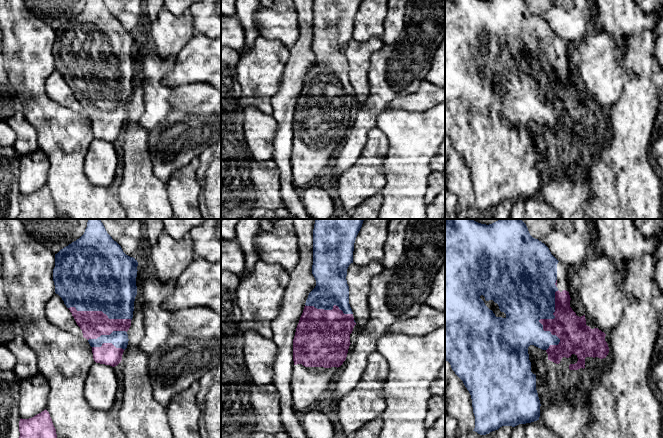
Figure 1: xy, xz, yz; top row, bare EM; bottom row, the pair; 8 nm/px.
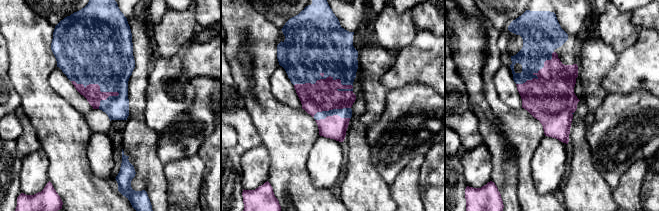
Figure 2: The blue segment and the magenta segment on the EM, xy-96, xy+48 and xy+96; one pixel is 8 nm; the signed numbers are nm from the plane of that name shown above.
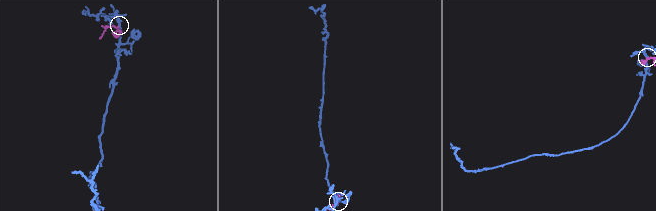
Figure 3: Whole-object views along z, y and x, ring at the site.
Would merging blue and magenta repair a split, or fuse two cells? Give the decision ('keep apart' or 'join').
join

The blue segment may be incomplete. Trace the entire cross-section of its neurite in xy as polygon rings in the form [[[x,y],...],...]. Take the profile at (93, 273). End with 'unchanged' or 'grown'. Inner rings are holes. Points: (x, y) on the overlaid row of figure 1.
[[[88,219],[84,234],[55,254],[55,293],[62,298],[88,340],[96,363],[115,367],[122,360],[137,295],[137,266],[137,260],[123,252],[100,219]]]; grown

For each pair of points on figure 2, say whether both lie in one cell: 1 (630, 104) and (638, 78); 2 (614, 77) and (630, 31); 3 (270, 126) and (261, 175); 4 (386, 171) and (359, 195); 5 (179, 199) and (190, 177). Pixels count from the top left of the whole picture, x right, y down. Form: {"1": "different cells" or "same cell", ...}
{"1": "different cells", "2": "different cells", "3": "different cells", "4": "different cells", "5": "same cell"}

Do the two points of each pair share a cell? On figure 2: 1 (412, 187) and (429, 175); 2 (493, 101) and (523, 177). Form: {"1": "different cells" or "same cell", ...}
{"1": "different cells", "2": "same cell"}

